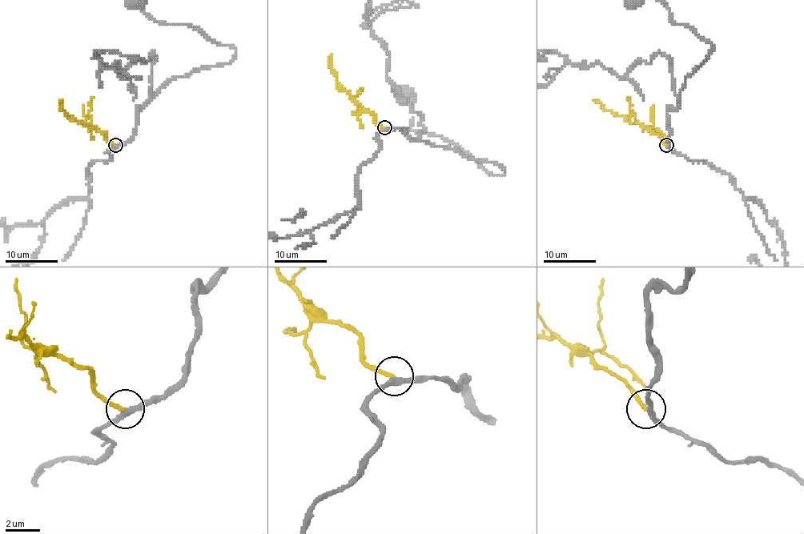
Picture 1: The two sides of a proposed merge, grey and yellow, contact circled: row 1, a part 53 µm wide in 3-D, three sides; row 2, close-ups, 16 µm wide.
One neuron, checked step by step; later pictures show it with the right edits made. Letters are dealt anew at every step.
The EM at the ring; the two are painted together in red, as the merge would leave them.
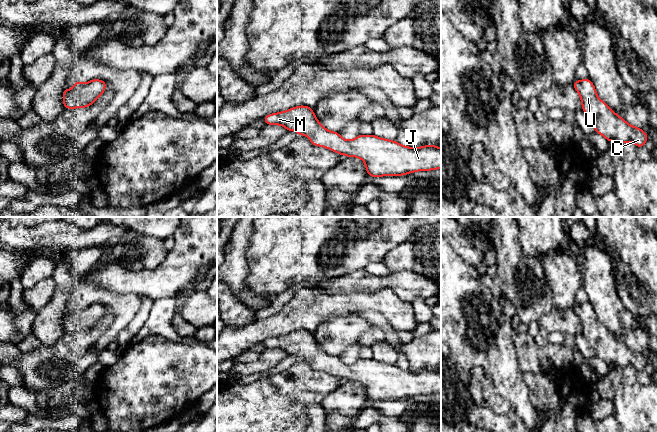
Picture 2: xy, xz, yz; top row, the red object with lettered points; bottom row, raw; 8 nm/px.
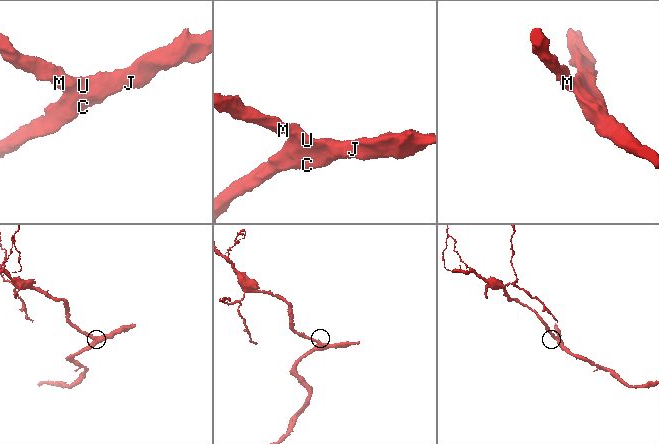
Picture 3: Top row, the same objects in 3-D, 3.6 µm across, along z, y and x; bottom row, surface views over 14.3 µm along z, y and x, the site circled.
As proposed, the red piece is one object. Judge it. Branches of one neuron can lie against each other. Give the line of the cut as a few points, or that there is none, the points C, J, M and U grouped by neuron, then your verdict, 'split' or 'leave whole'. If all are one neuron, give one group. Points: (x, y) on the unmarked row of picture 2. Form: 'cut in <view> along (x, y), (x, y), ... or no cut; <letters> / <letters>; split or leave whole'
no cut; C J M U; leave whole

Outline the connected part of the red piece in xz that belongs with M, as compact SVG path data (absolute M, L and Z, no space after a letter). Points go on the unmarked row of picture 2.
M304 329L269 338L263 343L268 349L282 349L288 355L296 355L298 360L305 359L314 370L360 382L365 386L369 401L401 400L441 393L441 372L436 369L410 372L375 359L358 359L352 364L345 364L338 356L324 352L312 332Z

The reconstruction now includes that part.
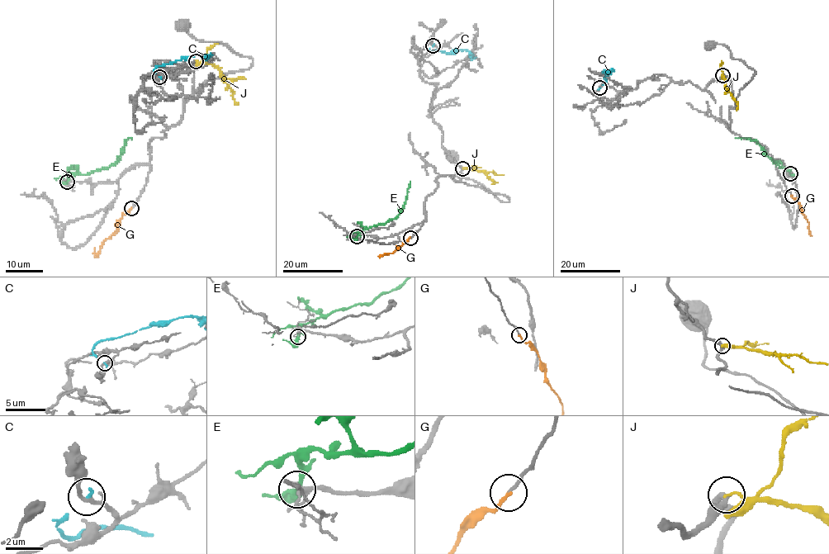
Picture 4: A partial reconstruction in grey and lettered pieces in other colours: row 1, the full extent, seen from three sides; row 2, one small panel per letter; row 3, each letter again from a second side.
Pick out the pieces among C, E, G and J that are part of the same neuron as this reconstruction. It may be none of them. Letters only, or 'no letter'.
G

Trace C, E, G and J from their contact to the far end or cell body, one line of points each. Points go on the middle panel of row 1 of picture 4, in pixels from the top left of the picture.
C: (433, 45), (428, 49), (430, 52), (466, 49), (476, 57)
E: (357, 236), (360, 232), (385, 224), (401, 212), (409, 180)
G: (410, 238), (395, 251), (379, 255)
J: (462, 168), (479, 170), (494, 183), (498, 182)

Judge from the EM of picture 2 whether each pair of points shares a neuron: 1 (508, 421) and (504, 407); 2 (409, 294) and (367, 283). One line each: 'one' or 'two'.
1: two
2: one

